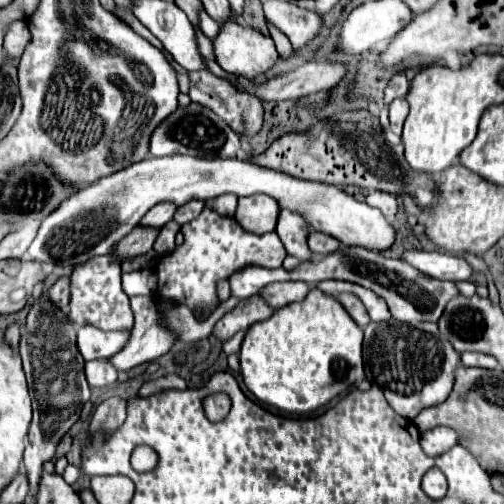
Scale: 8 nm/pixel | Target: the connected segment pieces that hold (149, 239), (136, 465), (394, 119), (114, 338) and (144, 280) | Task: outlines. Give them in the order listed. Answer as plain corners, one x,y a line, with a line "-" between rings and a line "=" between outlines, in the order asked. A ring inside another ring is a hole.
137,227
133,229
117,247
115,257
133,257
133,255
141,255
151,251
155,239
159,235
159,227
=
137,447
131,455
131,465
135,471
151,471
157,465
157,453
151,447
=
405,97
401,99
393,99
391,105
389,105
389,119
391,119
391,131
401,135
401,127
403,127
403,121
409,113
409,103
=
81,327
77,331
77,347
85,361
107,359
125,347
129,335
125,331
99,331
95,327
=
139,269
131,273
123,273
123,291
133,295
153,295
157,287
157,275
153,269

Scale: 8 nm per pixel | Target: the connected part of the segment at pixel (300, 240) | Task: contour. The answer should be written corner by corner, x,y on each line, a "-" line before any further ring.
281,209
275,231
277,231
277,235
279,235
279,239
285,245
289,255
297,257
303,263
313,257
313,251
309,251
309,247
307,247
309,225
297,213

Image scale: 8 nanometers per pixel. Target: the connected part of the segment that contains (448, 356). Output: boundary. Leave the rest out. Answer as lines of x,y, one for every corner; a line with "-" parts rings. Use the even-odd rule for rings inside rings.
389,319
387,323
369,323
363,341
365,375
371,385
385,393
387,403
405,419
415,419
421,409
443,403
453,387
453,373
459,367
459,353
441,339
437,323
419,323
419,327

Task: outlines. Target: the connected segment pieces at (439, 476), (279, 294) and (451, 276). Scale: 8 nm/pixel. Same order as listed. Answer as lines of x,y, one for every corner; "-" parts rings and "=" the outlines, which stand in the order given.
437,468
429,470
424,475
421,486
423,491
432,499
443,498
448,489
446,477
=
285,281
285,283
267,285
265,289
261,289
261,295
265,297
265,301
271,307
279,309
279,307
285,307
289,303
303,301
309,291
311,291
311,287
303,281
=
403,251
403,261
407,261
417,271
443,281
467,281
471,277
471,267
463,257
447,255
443,251

